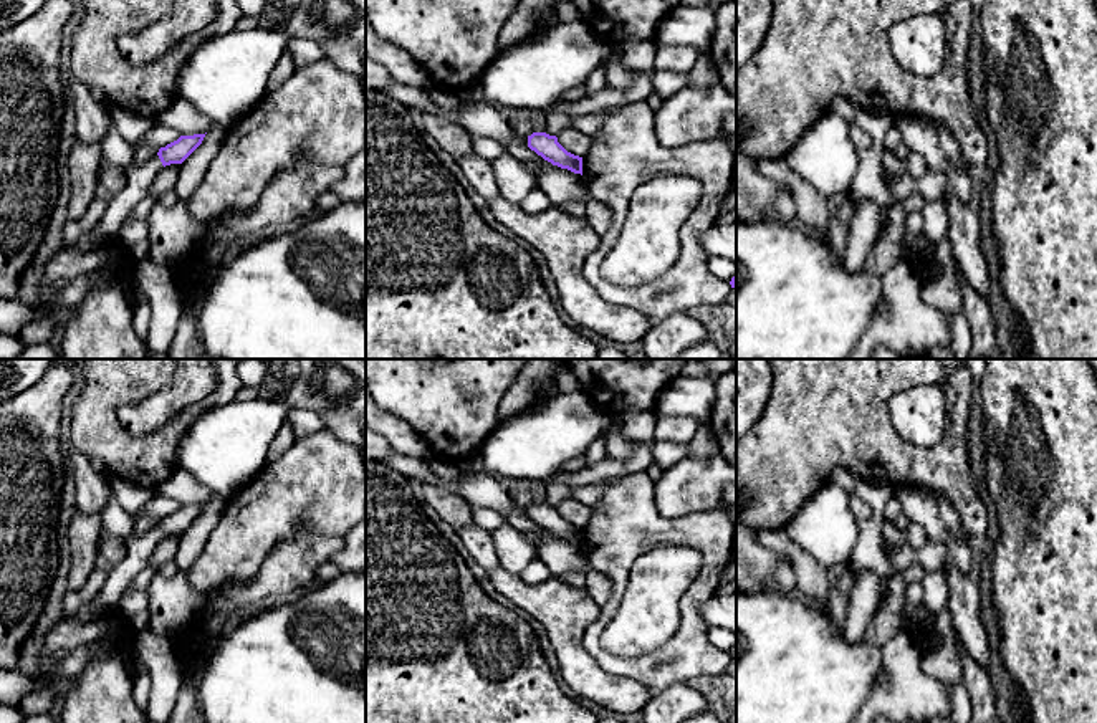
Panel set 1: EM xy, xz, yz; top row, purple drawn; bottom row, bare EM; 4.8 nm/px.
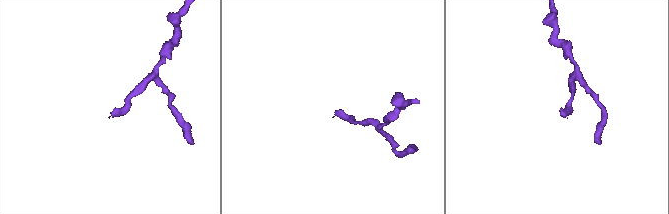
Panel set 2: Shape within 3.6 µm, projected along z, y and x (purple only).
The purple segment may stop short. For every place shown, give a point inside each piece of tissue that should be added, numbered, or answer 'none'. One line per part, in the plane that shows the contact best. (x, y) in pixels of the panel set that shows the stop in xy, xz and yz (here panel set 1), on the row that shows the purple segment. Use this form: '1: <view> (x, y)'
1: xy (114, 149)

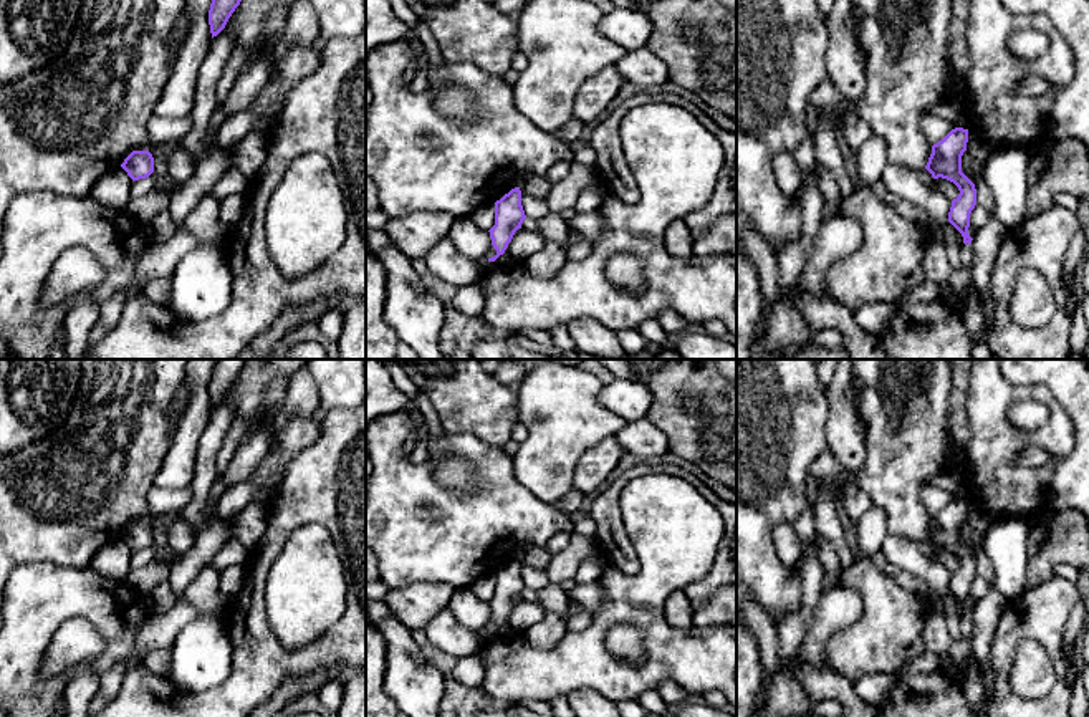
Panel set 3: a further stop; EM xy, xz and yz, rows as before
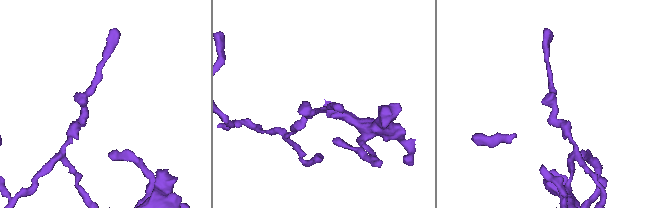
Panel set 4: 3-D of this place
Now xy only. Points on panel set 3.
none

